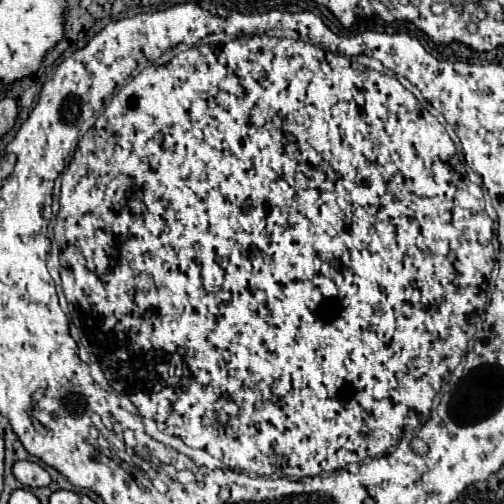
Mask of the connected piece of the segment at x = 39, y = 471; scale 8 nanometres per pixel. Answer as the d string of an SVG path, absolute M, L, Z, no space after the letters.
M17 461L13 465L13 475L17 477L17 481L27 487L27 489L35 489L35 487L47 487L51 483L51 477L49 473L33 463L33 461Z

